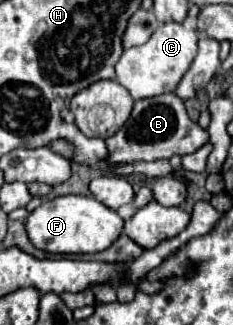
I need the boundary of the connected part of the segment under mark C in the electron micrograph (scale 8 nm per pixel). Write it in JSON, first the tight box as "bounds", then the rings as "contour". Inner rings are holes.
{"bounds":[115,22,197,100],"contour":[[[167,22],[167,24],[159,26],[145,44],[133,46],[121,54],[119,62],[115,64],[117,82],[121,86],[125,86],[135,100],[173,92],[173,86],[177,86],[181,82],[181,78],[189,70],[195,54],[197,54],[197,32],[185,30],[183,24],[179,24],[179,22]]]}

